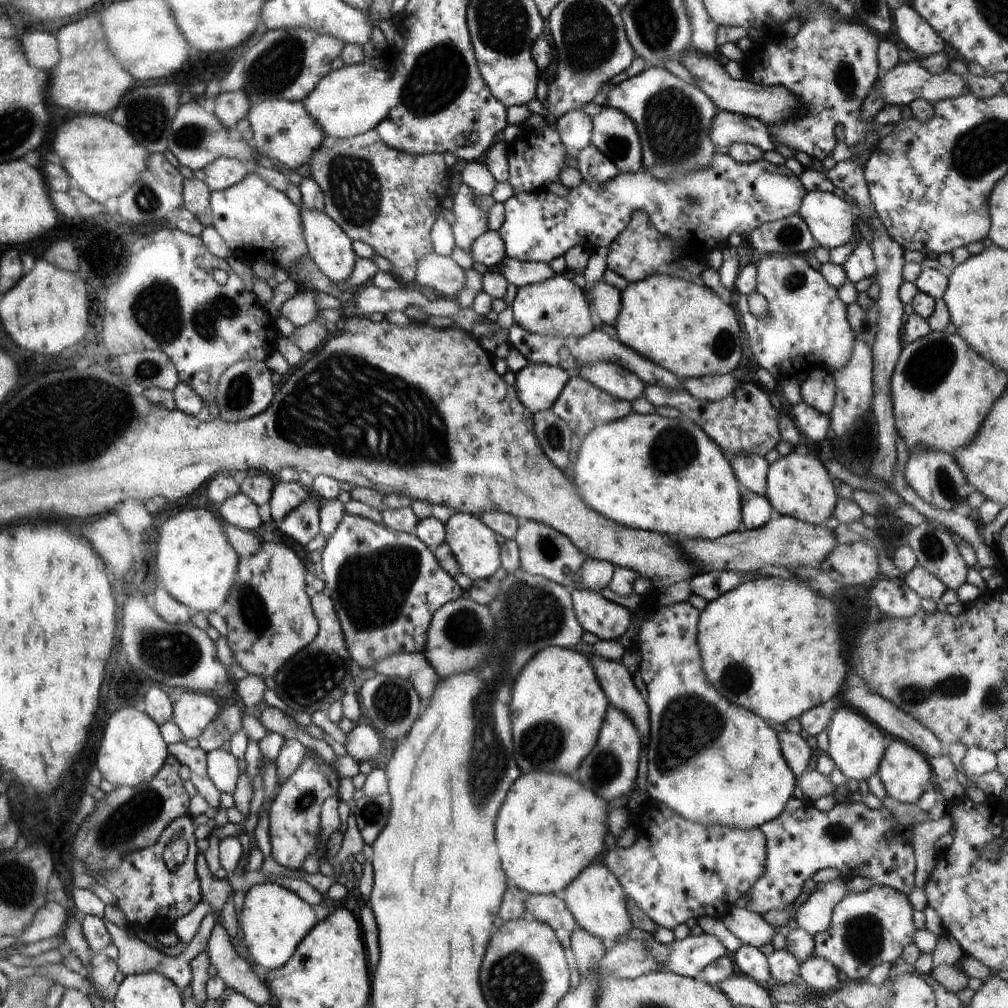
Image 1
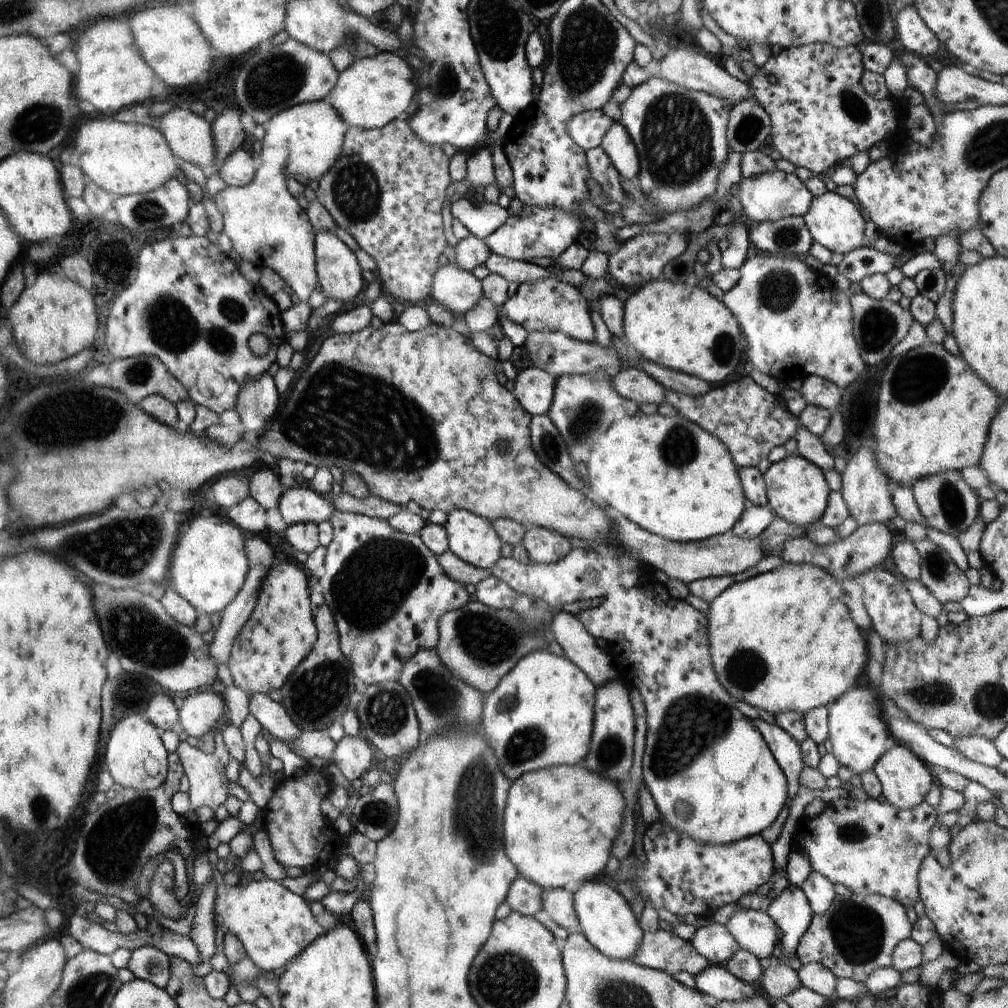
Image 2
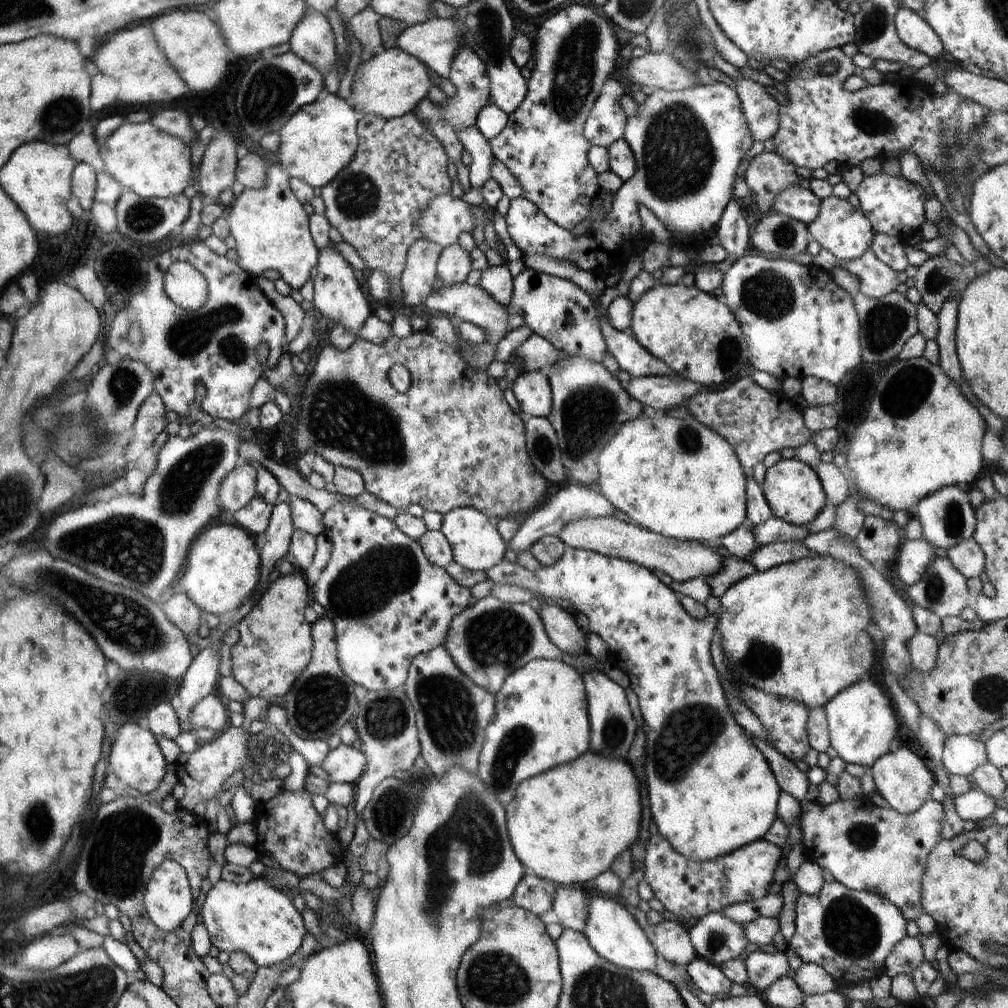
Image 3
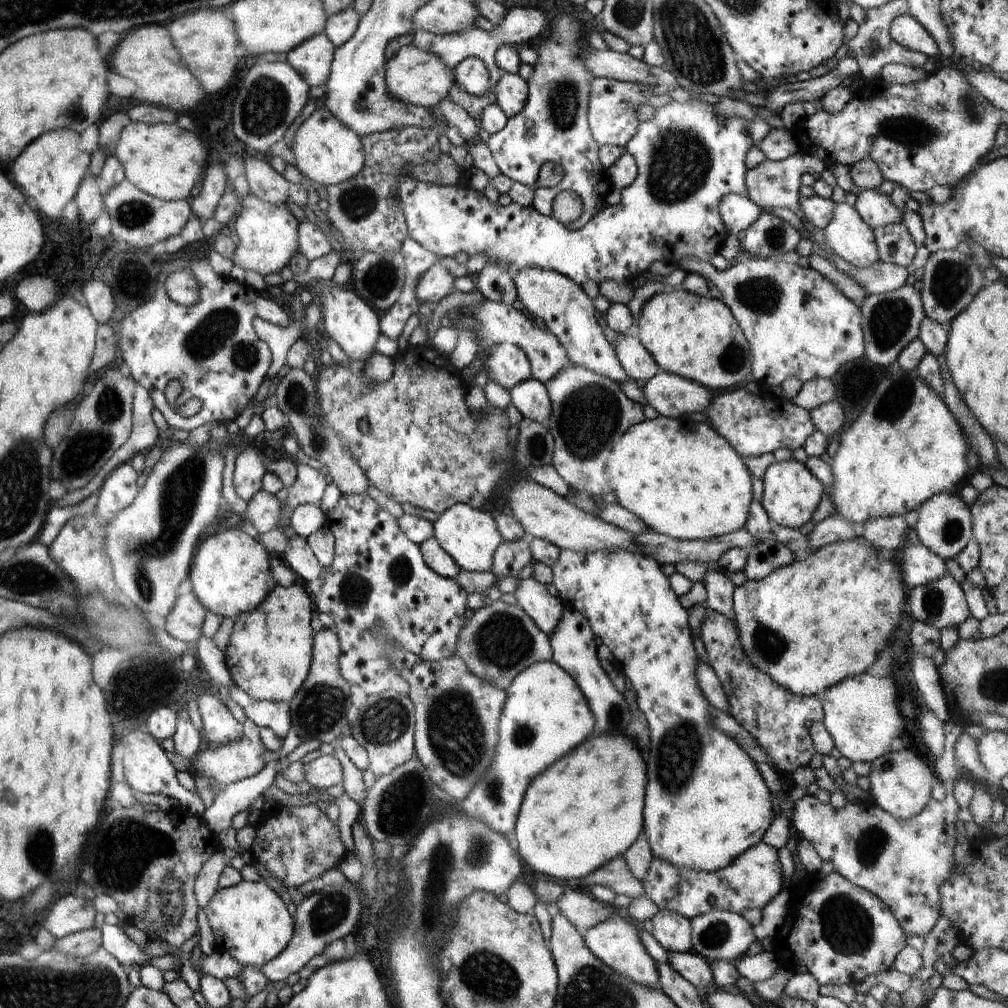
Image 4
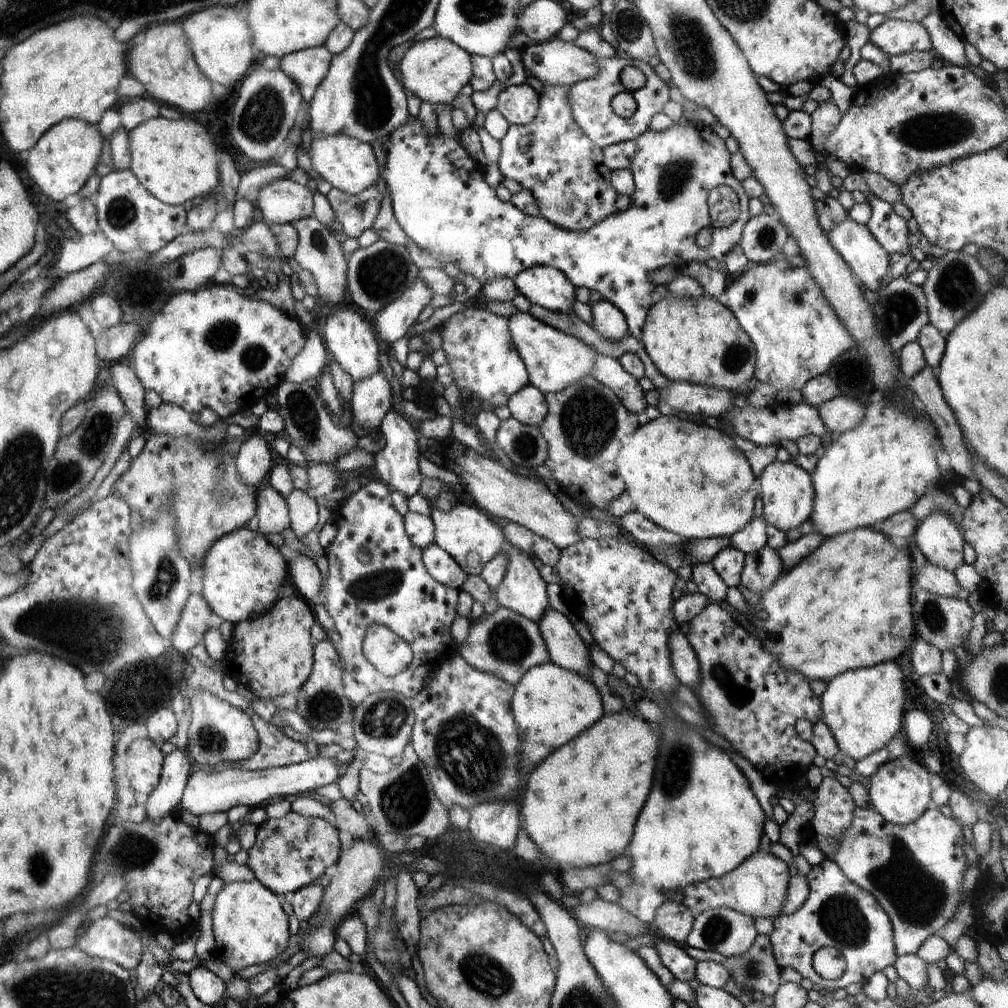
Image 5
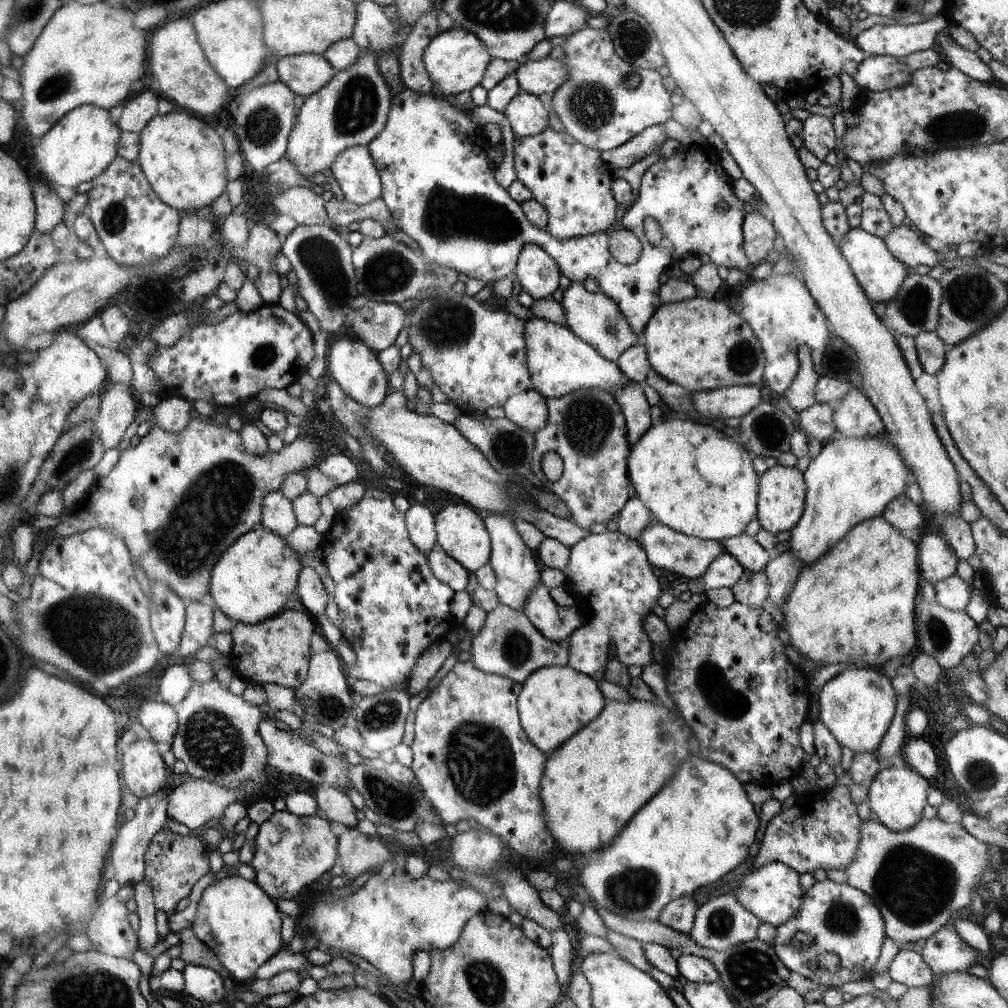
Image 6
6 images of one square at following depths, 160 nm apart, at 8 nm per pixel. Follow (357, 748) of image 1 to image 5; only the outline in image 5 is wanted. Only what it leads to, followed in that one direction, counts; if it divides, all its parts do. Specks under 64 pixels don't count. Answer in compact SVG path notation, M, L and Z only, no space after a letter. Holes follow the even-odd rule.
M317 756L309 761L296 763L287 767L270 767L264 770L251 771L238 766L228 766L208 773L198 771L190 775L183 795L181 796L181 812L186 819L194 821L202 814L227 813L230 808L245 804L250 808L265 805L275 799L287 798L289 794L310 792L332 782L341 782L343 769L332 760Z

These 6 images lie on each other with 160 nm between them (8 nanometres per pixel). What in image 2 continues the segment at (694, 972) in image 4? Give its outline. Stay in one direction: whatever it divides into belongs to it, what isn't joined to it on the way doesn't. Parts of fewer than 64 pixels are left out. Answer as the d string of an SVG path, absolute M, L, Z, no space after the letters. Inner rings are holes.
M715 964L697 972L694 978L695 989L713 1002L742 1000L758 994L749 983L738 980L726 968Z

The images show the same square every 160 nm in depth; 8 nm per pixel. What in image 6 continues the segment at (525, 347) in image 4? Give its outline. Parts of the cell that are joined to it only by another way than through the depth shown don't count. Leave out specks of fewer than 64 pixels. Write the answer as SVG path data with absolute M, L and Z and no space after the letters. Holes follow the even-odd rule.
M533 319L525 322L525 343L527 348L527 367L532 384L545 399L559 399L574 391L582 389L598 389L614 396L629 378L620 370L620 367L611 360L600 356L592 346L580 340L568 327L554 324L553 322Z

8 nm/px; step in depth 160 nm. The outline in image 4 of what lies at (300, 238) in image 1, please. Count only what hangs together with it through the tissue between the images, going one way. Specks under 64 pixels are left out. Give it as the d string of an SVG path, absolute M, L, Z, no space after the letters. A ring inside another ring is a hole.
M323 106L298 128L291 146L300 173L322 186L337 185L355 177L365 163L361 138L339 120L330 115ZM252 194L240 197L240 201L241 209L231 223L240 240L233 258L234 264L244 270L258 272L262 276L280 272L289 263L290 257L298 252L297 230L300 223L286 206L277 207Z

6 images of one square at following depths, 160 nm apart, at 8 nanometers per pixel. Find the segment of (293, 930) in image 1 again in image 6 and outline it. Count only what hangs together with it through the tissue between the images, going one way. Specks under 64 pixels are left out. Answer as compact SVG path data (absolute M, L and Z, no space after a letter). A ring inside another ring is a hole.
M238 875L218 879L206 887L197 906L191 929L222 963L230 979L254 979L256 970L281 948L281 912L256 884Z

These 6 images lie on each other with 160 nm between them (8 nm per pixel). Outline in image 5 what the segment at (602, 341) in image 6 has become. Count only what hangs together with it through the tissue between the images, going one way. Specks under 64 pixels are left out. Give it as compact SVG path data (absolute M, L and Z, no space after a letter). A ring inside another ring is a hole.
M601 299L587 304L591 307L594 328L603 339L620 341L627 335L626 319L612 302Z

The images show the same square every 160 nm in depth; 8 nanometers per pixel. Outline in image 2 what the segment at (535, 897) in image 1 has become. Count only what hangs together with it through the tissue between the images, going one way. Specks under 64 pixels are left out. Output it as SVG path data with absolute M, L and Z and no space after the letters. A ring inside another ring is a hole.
M566 889L543 891L543 909L553 922L564 927L569 934L580 933L581 926L573 905L573 894Z

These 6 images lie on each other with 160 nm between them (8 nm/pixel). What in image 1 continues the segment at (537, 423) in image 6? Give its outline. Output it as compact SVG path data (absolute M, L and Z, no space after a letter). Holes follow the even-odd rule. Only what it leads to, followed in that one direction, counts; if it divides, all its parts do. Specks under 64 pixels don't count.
M528 363L515 374L518 400L533 414L551 409L569 378L561 368Z

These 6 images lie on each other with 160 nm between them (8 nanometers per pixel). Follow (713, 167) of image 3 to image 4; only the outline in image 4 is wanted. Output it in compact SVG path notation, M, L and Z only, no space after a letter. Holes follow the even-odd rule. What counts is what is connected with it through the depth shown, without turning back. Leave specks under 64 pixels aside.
M690 96L690 100L684 104L672 100L670 104L656 109L652 121L641 122L638 132L625 146L637 164L634 182L621 190L620 204L604 206L577 231L569 229L554 217L543 215L532 205L525 207L510 203L502 206L490 202L484 193L468 184L468 170L463 170L460 182L455 185L427 183L415 175L404 177L399 182L399 207L405 218L408 236L440 258L454 257L458 252L464 252L469 257L484 255L489 260L486 265L499 265L510 275L525 268L540 267L559 272L578 286L584 281L593 281L598 286L610 281L628 285L642 272L649 271L653 262L661 260L676 264L684 258L710 261L728 237L718 204L726 194L748 196L745 176L749 170L745 161L748 151L754 146L747 131L748 121L724 119L713 108L712 99Z

